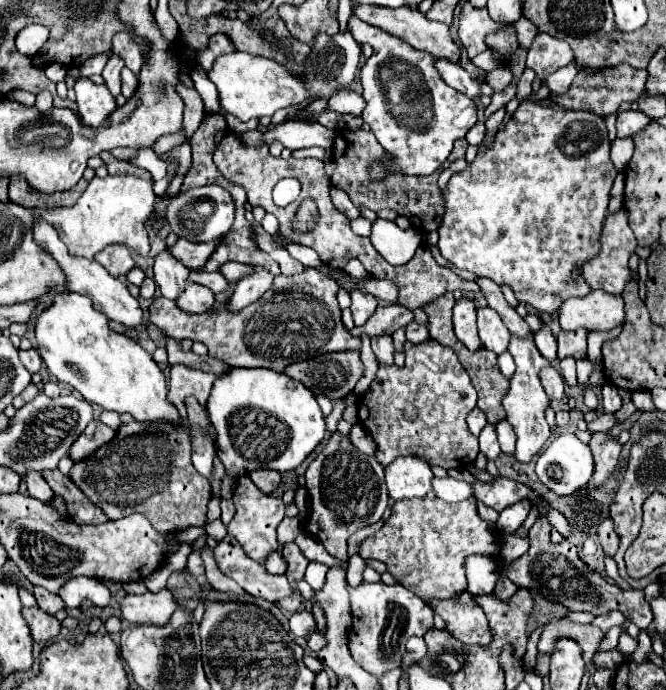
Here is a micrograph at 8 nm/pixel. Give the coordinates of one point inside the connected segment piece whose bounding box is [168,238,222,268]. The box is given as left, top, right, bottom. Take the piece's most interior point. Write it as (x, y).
(194, 254)

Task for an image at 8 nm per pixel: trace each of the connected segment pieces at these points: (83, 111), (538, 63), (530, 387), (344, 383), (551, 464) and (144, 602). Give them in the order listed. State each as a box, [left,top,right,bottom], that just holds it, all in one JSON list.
[[74,78,116,126],[526,32,572,80],[504,336,550,462],[288,350,364,400],[536,432,594,496],[120,590,178,626]]

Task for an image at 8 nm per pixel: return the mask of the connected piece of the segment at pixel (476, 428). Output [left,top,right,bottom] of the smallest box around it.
[467,408,487,437]

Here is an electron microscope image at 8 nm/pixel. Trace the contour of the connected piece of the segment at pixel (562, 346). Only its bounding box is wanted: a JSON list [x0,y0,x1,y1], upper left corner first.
[558,330,586,360]

